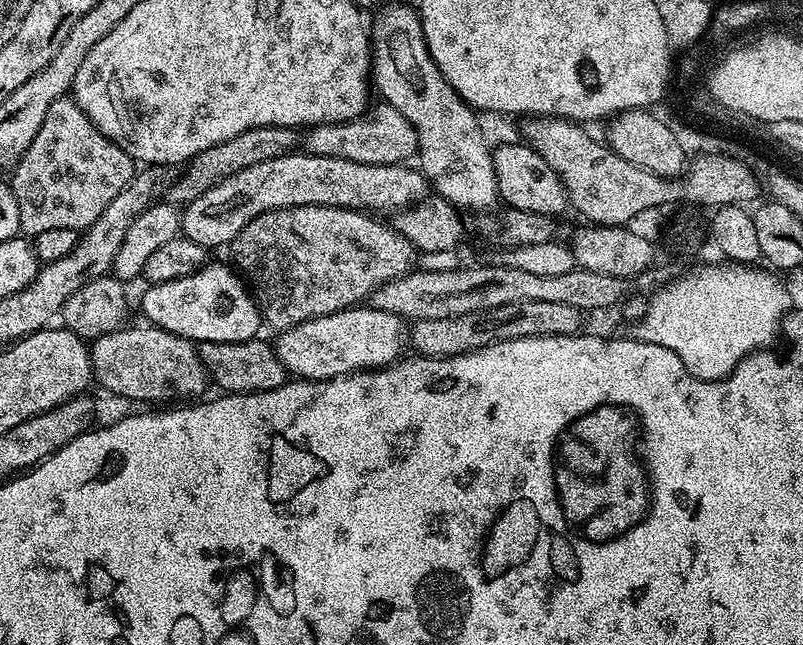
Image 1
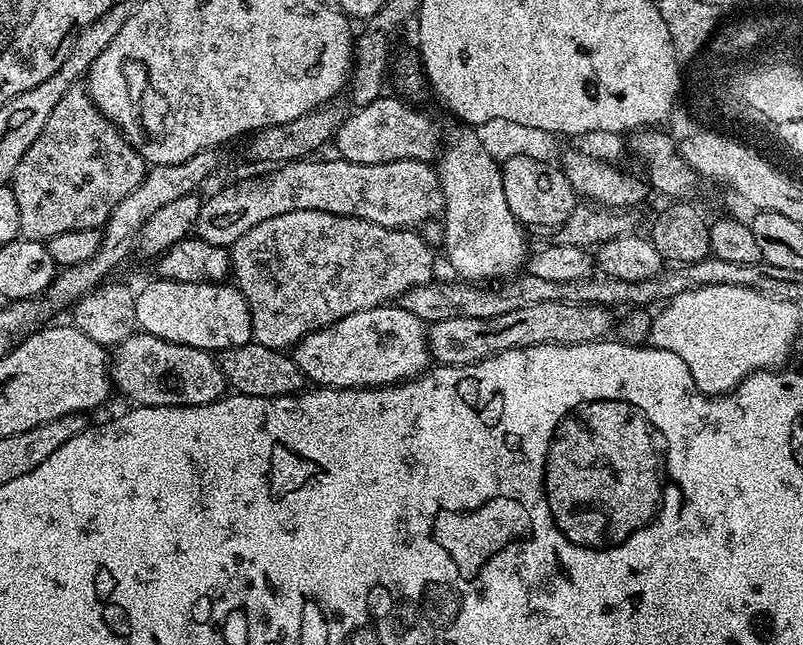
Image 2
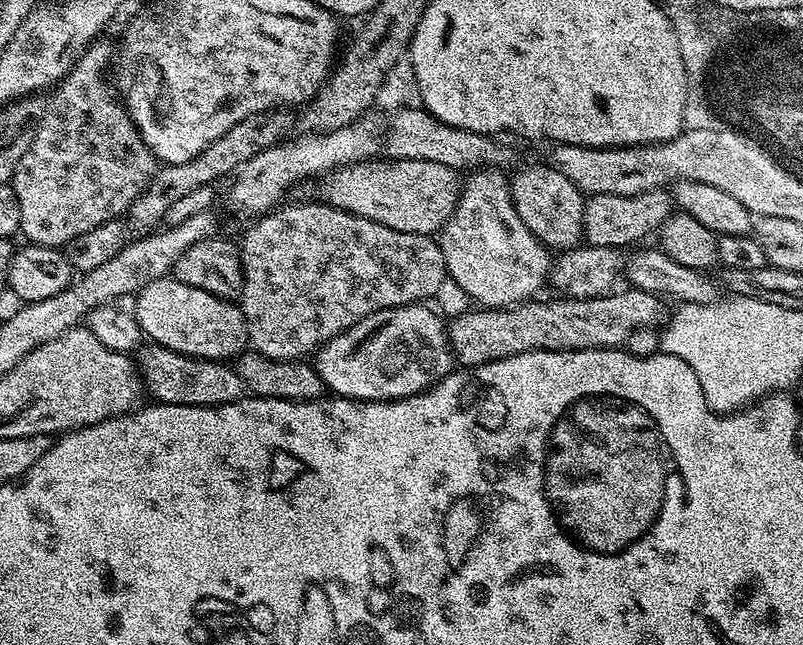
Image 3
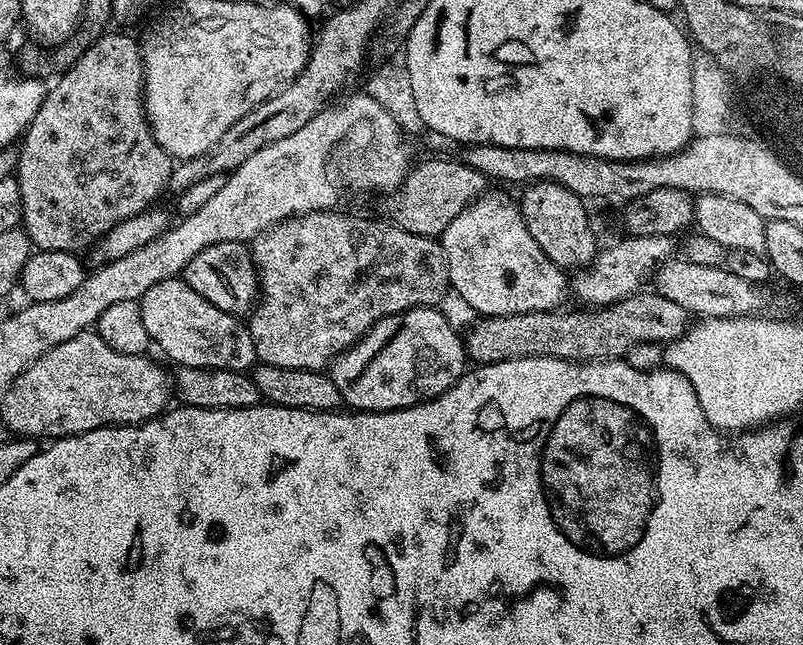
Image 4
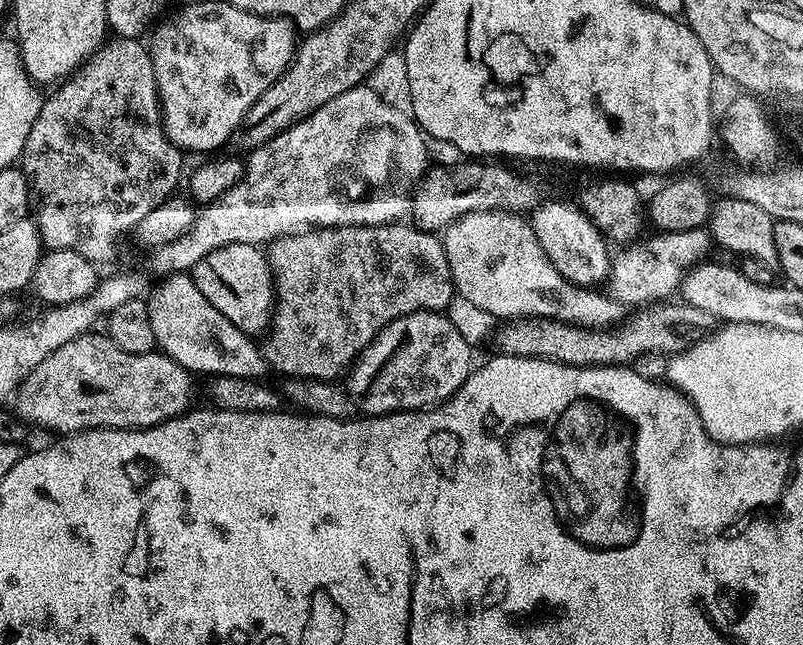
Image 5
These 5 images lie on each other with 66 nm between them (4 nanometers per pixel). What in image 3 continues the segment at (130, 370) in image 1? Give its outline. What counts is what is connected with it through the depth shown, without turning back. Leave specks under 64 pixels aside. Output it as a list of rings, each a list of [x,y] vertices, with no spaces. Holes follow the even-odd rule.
[[[149,343],[139,349],[138,371],[144,381],[147,395],[161,404],[207,408],[217,404],[233,404],[246,392],[242,378],[231,363],[178,354],[174,350],[163,348],[161,344]]]

